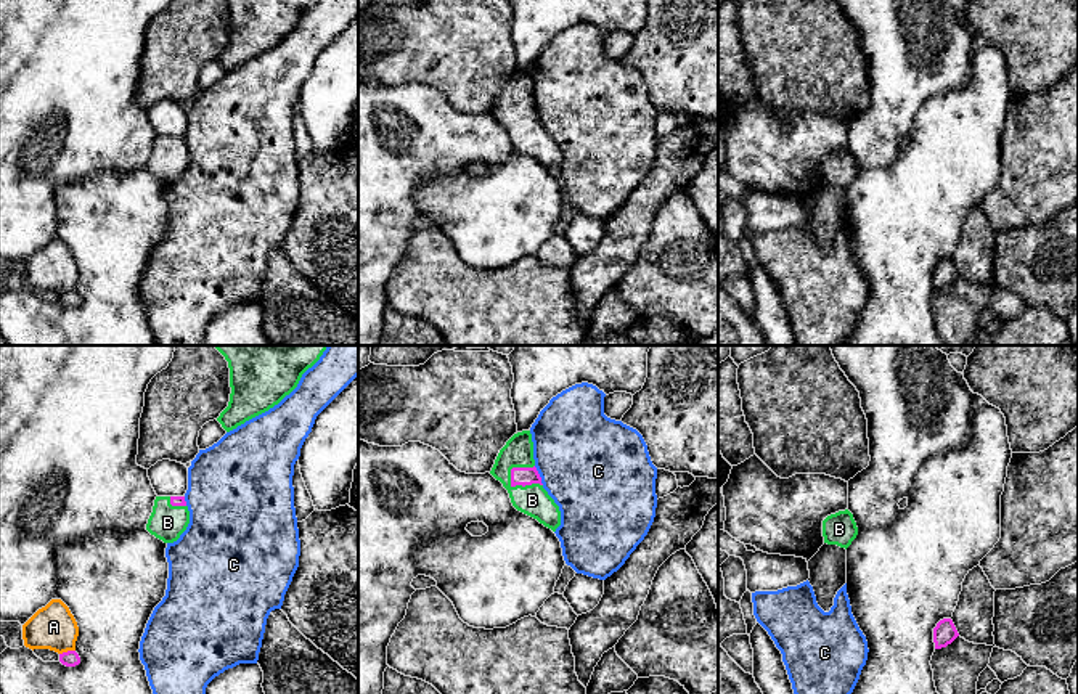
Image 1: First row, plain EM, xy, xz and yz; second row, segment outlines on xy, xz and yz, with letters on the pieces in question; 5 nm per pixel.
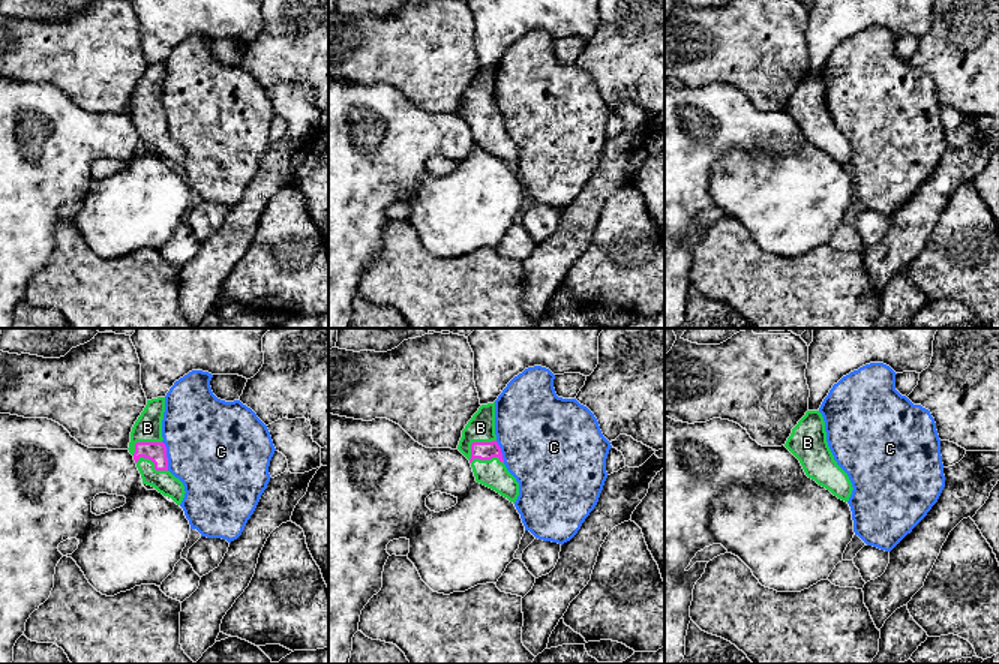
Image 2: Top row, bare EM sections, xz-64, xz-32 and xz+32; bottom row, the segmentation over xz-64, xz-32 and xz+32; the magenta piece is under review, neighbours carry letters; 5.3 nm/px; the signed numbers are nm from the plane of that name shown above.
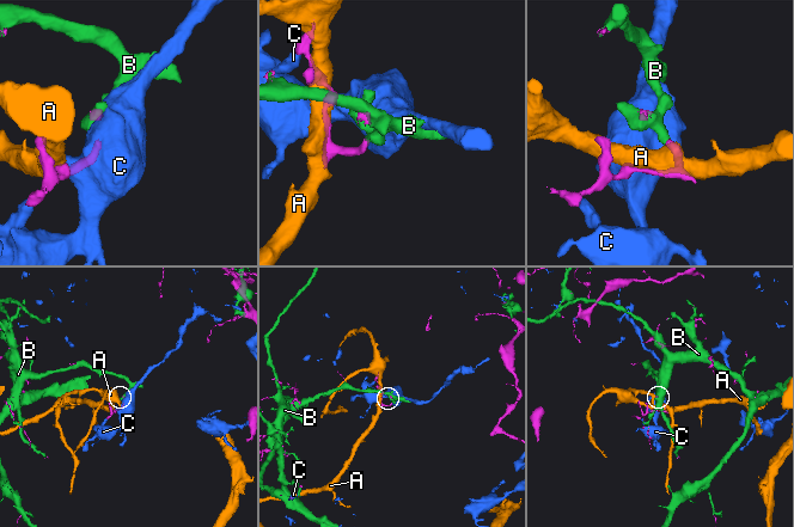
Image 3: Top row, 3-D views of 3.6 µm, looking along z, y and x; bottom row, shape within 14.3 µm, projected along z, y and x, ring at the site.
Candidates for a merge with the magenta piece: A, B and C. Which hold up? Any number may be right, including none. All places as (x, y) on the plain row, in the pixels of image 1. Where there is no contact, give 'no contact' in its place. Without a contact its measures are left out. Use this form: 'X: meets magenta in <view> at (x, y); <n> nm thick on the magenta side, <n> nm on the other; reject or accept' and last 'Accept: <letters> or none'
A: meets magenta in xy at (68, 291); 80 nm thick on the magenta side, 220 nm on the other; reject
B: meets magenta in xz at (519, 124); 100 nm thick on the magenta side, 160 nm on the other; accept
C: meets magenta in xz at (538, 116); 100 nm thick on the magenta side, 480 nm on the other; reject
Accept: B

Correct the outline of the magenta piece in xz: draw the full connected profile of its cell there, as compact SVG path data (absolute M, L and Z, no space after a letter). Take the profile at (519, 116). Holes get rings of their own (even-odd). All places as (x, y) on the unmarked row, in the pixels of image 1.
M530 71L514 74L500 90L490 114L508 130L512 146L556 172L561 151L535 108Z

